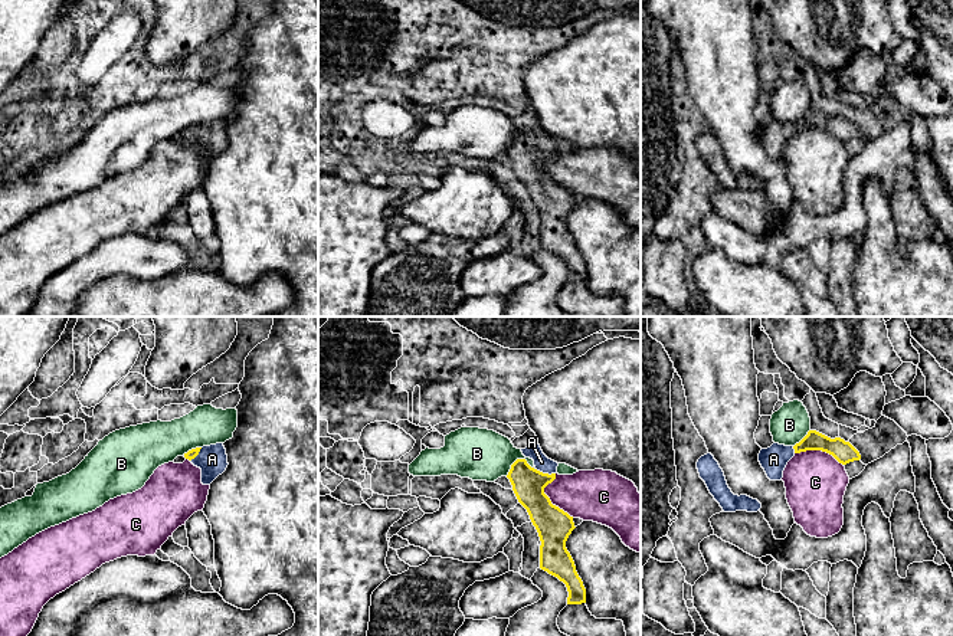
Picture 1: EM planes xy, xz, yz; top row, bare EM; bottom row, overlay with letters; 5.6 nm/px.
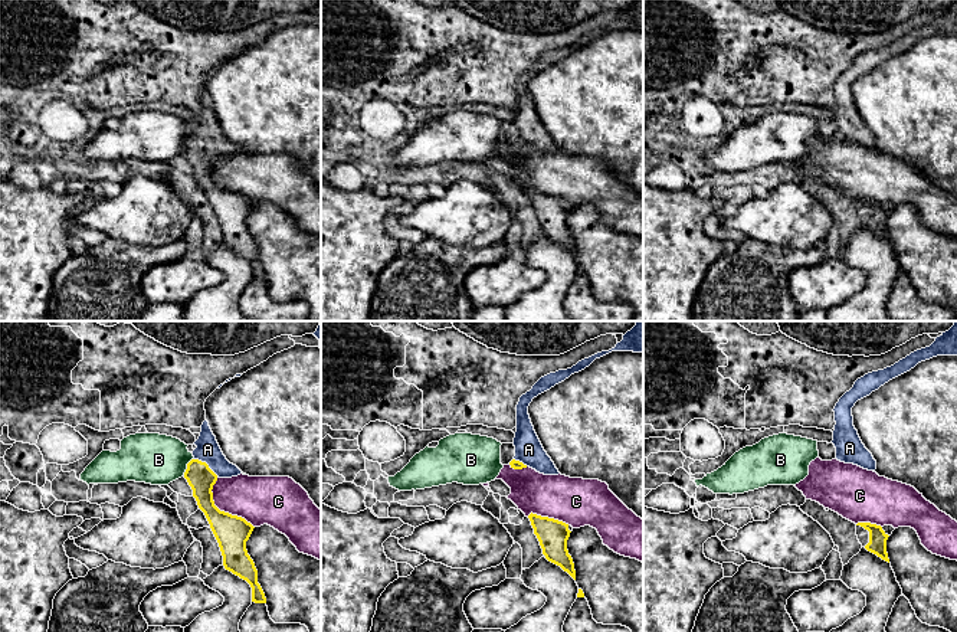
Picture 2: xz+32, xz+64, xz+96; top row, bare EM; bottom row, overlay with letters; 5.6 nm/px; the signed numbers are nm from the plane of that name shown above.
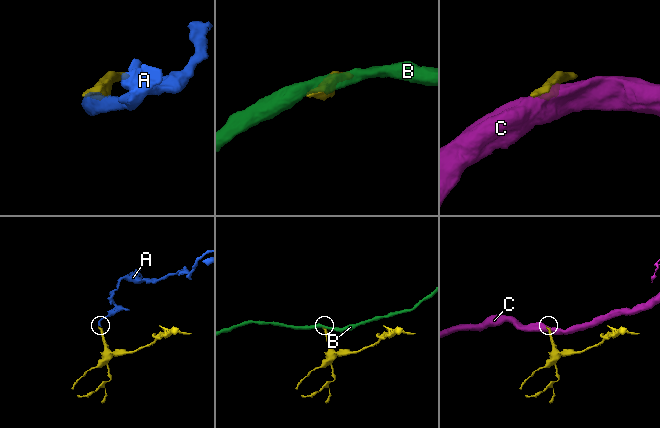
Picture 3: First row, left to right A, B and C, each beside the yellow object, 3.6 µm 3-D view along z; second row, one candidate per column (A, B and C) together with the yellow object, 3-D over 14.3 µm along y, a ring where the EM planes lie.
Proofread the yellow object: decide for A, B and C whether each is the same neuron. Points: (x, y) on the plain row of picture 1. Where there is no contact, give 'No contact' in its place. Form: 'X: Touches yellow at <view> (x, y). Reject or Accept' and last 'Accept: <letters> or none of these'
A: Touches yellow at xz (546, 151). Accept
B: Touches yellow at xz (517, 137). Reject
C: Touches yellow at xz (549, 177). Reject
Accept: A

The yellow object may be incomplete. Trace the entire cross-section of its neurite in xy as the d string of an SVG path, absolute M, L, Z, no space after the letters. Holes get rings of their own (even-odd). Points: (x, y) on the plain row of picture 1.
M223 121L191 127L184 135L202 147L203 163L210 163L229 142Z

